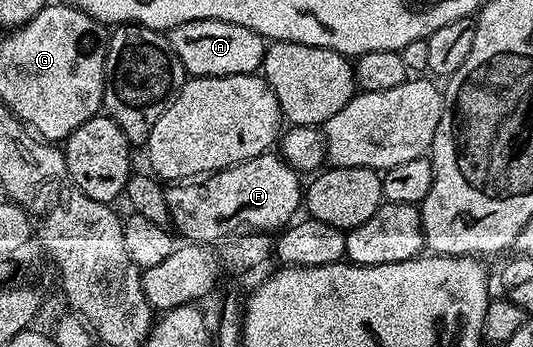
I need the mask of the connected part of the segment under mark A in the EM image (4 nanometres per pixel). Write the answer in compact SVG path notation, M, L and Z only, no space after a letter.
M194 20L170 29L171 49L183 64L188 77L196 76L249 76L263 66L264 37L251 28L224 20Z

